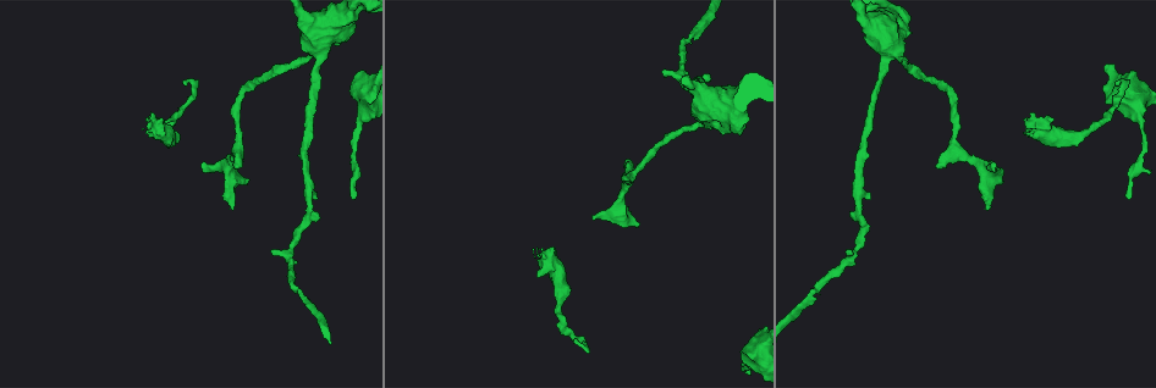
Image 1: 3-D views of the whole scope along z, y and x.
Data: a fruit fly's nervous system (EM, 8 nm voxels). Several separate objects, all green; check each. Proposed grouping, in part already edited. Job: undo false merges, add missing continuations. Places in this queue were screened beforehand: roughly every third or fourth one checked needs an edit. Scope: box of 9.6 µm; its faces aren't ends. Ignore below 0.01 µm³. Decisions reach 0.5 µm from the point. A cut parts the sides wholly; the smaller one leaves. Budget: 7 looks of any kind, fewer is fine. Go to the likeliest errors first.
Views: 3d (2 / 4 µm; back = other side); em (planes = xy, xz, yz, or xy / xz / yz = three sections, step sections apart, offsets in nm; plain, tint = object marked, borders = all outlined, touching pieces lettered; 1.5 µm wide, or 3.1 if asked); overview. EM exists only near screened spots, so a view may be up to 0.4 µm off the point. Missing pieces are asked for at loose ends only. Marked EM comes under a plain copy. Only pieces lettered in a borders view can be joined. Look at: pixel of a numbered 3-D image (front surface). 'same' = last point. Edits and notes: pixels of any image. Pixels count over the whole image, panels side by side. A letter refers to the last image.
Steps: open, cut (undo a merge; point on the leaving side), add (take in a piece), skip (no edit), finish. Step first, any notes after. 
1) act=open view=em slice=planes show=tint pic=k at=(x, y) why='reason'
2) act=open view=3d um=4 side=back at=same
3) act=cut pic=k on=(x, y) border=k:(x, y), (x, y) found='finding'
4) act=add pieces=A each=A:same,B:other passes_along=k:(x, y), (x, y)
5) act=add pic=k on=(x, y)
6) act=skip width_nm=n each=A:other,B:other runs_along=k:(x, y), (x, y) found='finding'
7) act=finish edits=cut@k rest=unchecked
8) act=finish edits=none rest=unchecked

act=open view=em slice=xy step=4 show=tint pic=1 at=(576, 340) why='end of a long branch'

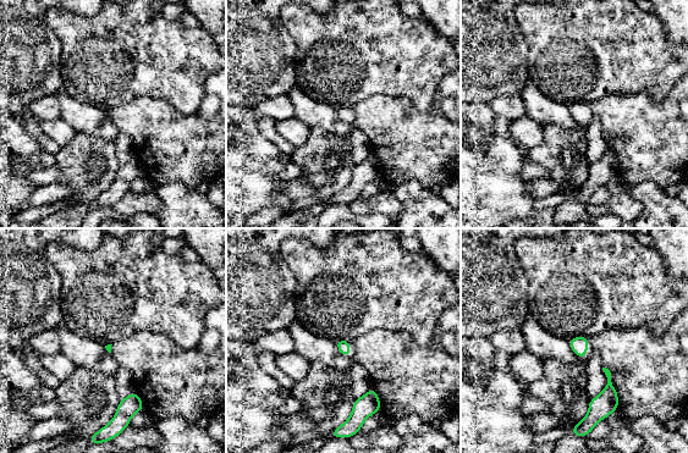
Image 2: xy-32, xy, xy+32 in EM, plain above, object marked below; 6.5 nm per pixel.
act=open view=em slice=planes show=borders at=same

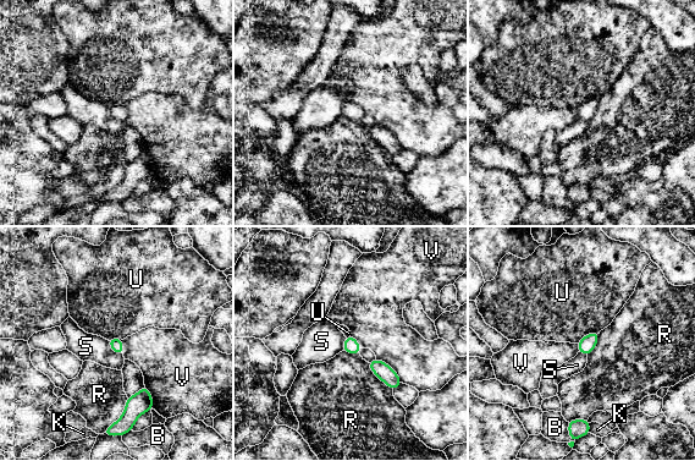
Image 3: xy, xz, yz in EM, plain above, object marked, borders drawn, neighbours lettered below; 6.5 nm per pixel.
act=skip width_nm=90 each=B:other,K:other,R:other,S:other,U:other,V:other border=3:(599, 331), (591, 331), (577, 342) found='no lettered piece goes on from it'

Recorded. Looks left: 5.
act=open view=em slice=planes show=tint pic=1 at=(231, 209) why='branch stops here'

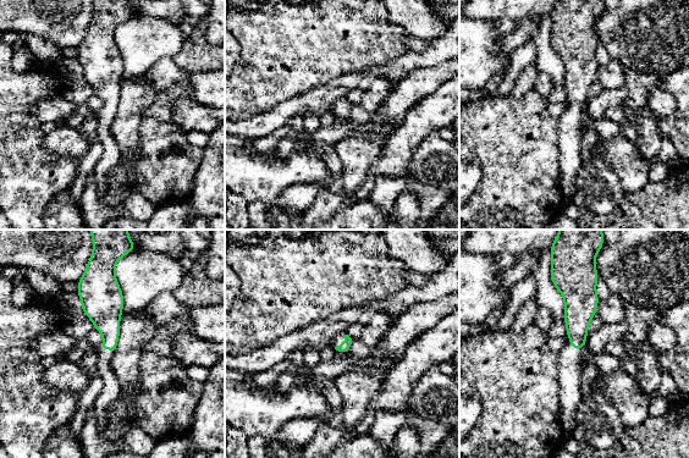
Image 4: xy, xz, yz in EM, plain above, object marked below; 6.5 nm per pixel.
act=open view=em slice=planes show=borders at=same why='what lies round it'

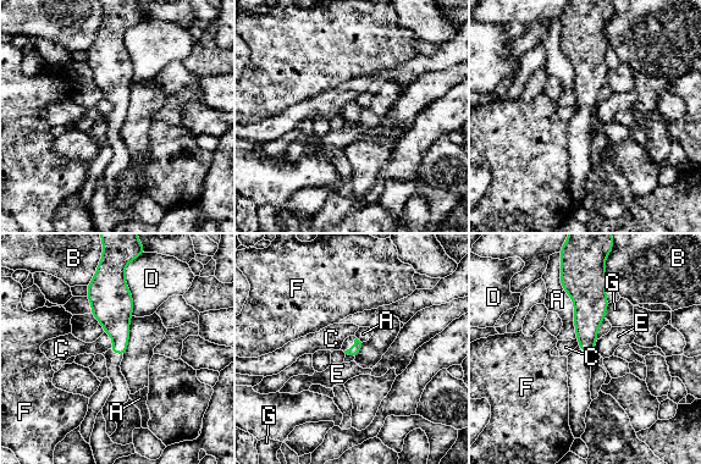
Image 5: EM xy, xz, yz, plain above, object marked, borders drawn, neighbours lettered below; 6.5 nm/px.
act=skip each=A:other,B:other,C:other,D:other,E:other,F:other,G:other border=5:(104, 332), (112, 340), (110, 348) found='none of them fits'

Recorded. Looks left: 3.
act=open view=em um=3.1 slice=planes show=borders pic=1 at=(353, 199) why='end of a long branch'

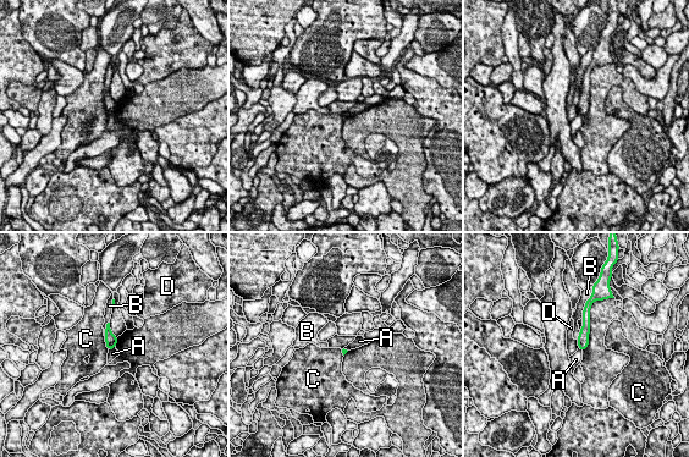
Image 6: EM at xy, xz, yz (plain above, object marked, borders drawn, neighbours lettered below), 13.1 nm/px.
act=skip each=A:other,B:other,C:other,D:other border=6:(115, 346), (109, 350) found='no lettered piece goes on from it'

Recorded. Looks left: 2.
act=finish edits=none rest=unchecked

